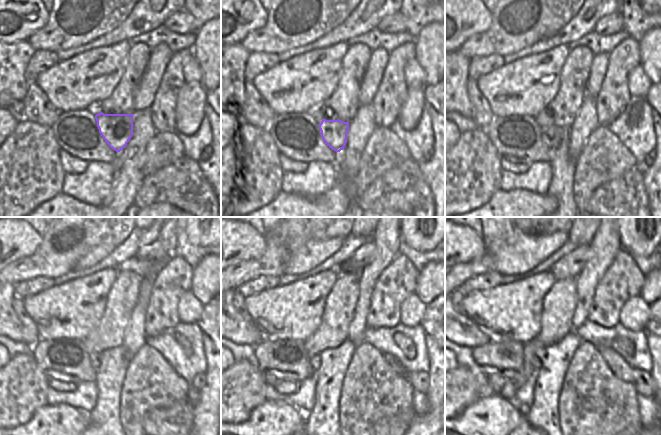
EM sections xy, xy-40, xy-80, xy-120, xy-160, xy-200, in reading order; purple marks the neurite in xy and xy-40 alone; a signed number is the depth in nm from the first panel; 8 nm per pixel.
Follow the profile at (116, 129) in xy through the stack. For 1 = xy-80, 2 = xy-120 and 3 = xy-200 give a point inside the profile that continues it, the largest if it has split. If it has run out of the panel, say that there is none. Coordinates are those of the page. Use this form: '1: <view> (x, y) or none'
1: xy-80 (552, 135)
2: xy-120 (93, 357)
3: xy-200 (530, 361)

